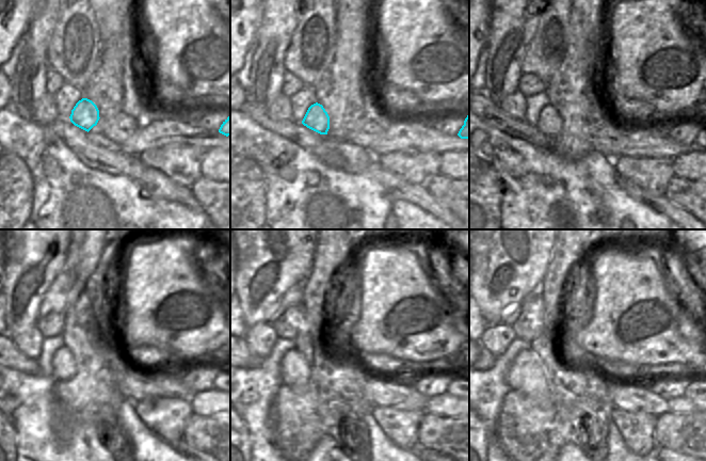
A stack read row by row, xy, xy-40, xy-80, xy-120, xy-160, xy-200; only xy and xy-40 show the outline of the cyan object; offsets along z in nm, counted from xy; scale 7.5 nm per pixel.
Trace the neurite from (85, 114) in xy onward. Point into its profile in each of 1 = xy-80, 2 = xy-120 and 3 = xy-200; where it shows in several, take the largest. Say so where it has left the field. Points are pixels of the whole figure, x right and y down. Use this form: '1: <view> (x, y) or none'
1: xy-80 (549, 122)
2: xy-120 (63, 364)
3: xy-200 (527, 374)

